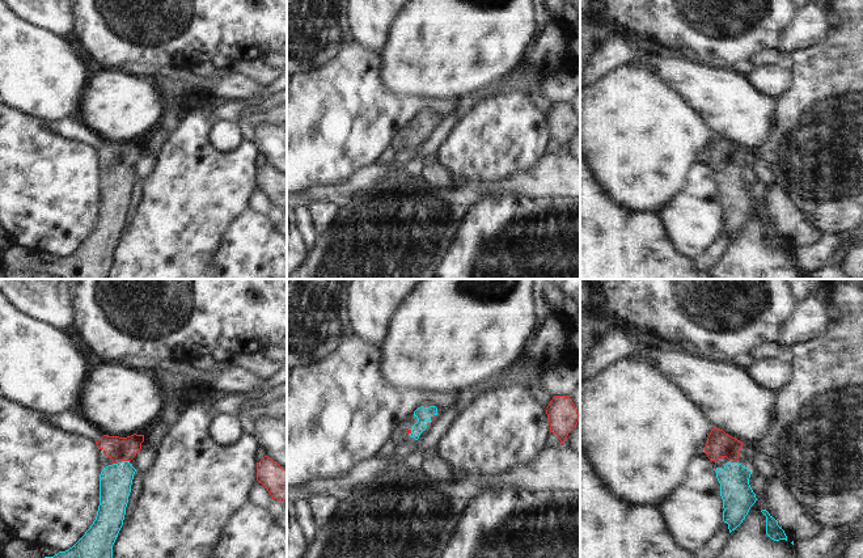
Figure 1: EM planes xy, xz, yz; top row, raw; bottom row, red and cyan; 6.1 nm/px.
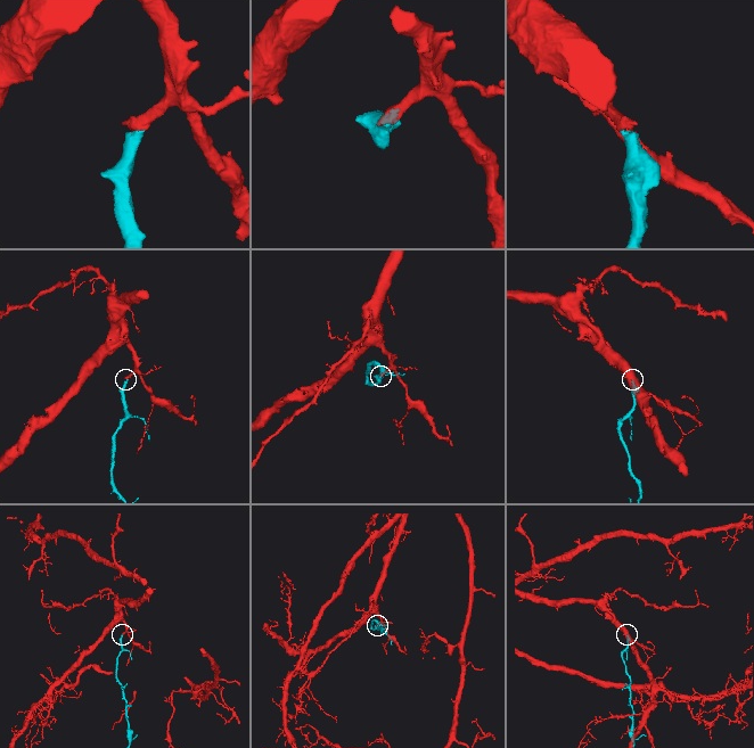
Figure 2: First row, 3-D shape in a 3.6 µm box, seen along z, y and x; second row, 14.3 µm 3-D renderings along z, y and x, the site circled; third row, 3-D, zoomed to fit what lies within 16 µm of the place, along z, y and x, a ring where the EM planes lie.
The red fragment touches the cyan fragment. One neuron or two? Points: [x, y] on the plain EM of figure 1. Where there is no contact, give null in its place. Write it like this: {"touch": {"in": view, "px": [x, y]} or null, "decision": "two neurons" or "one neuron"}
{"touch": {"in": "xy", "px": [121, 168]}, "decision": "one neuron"}

